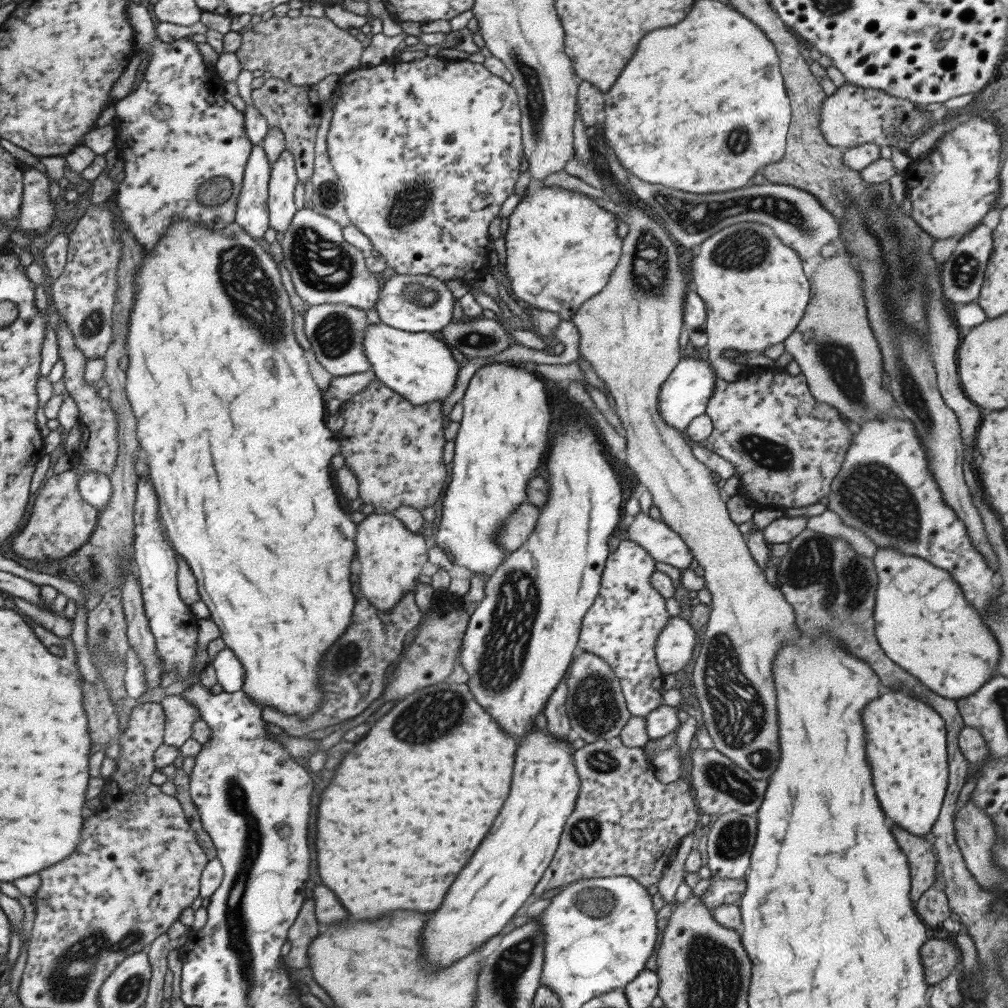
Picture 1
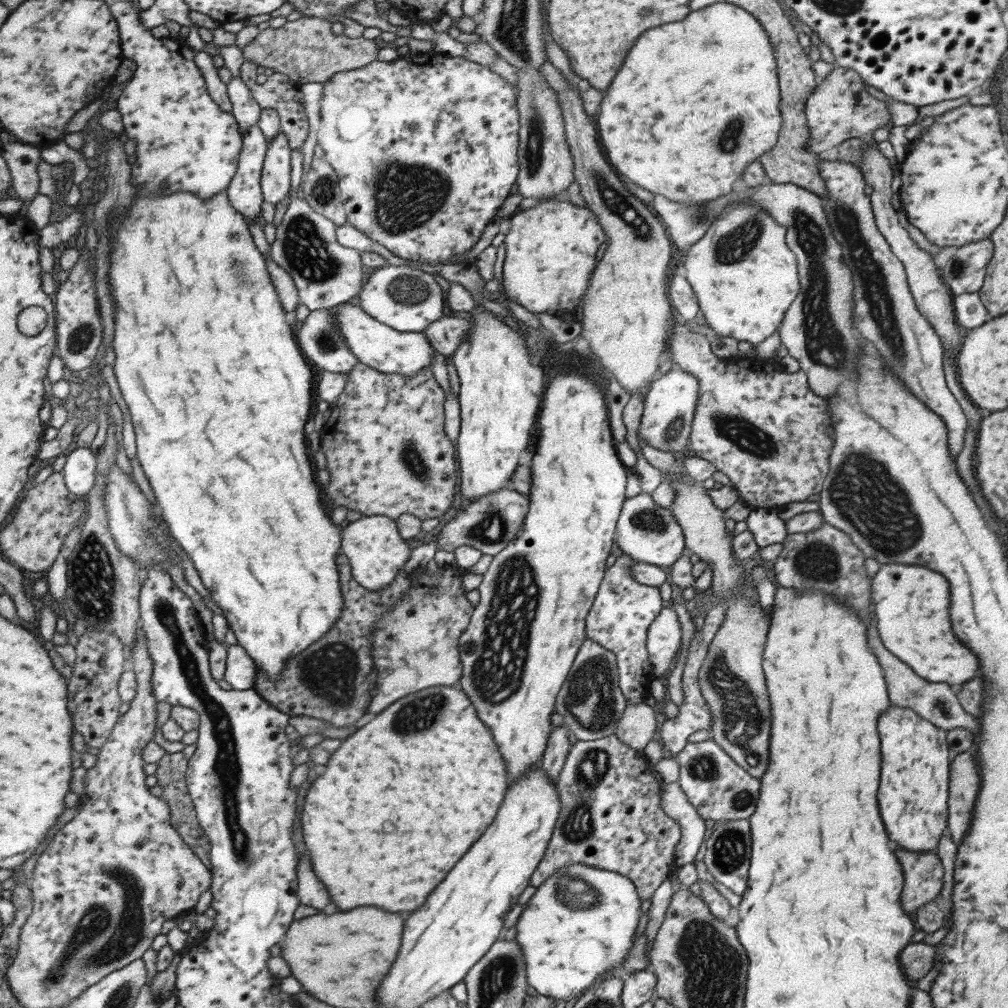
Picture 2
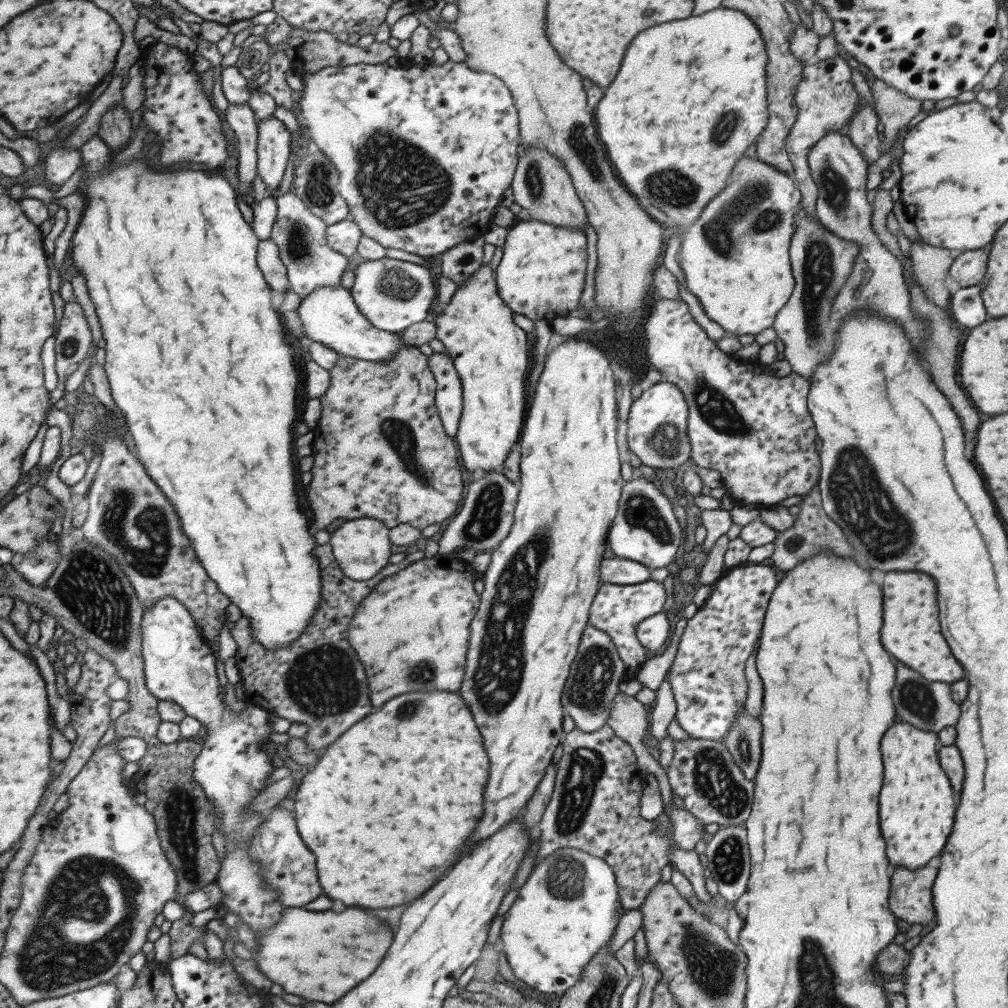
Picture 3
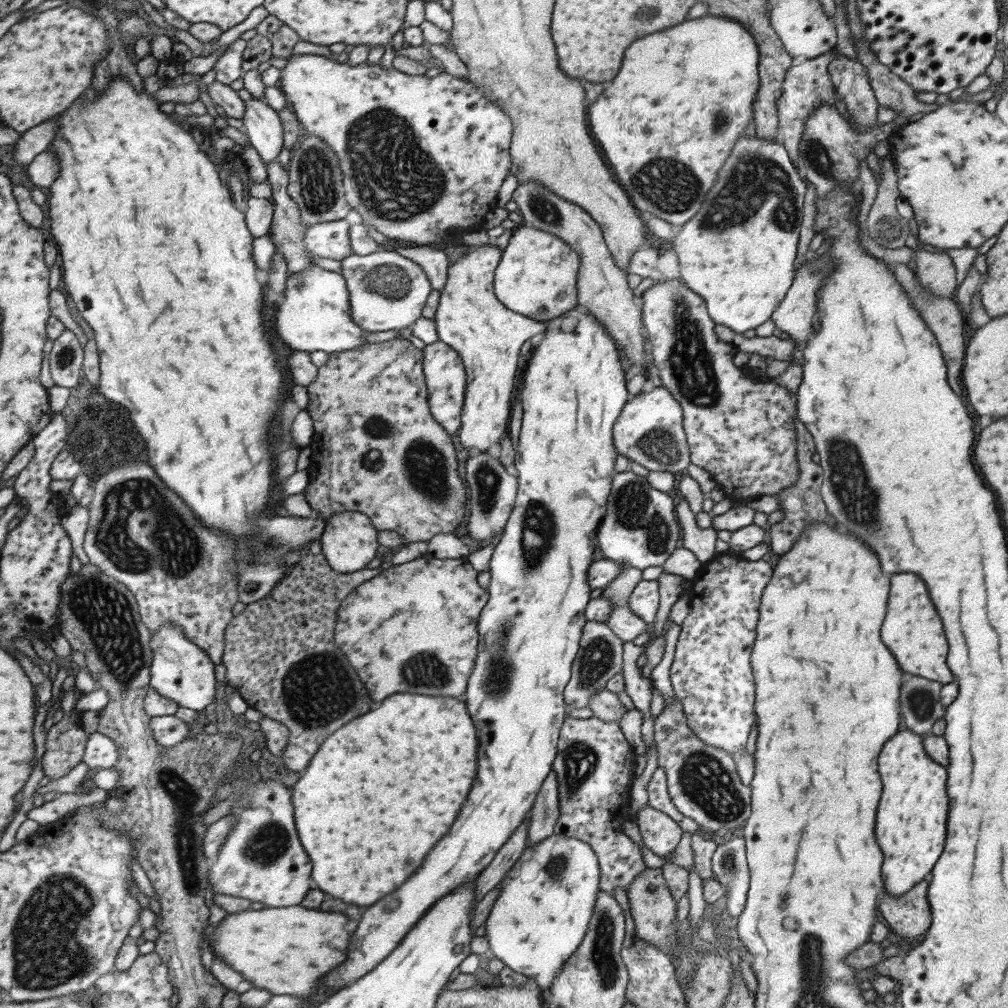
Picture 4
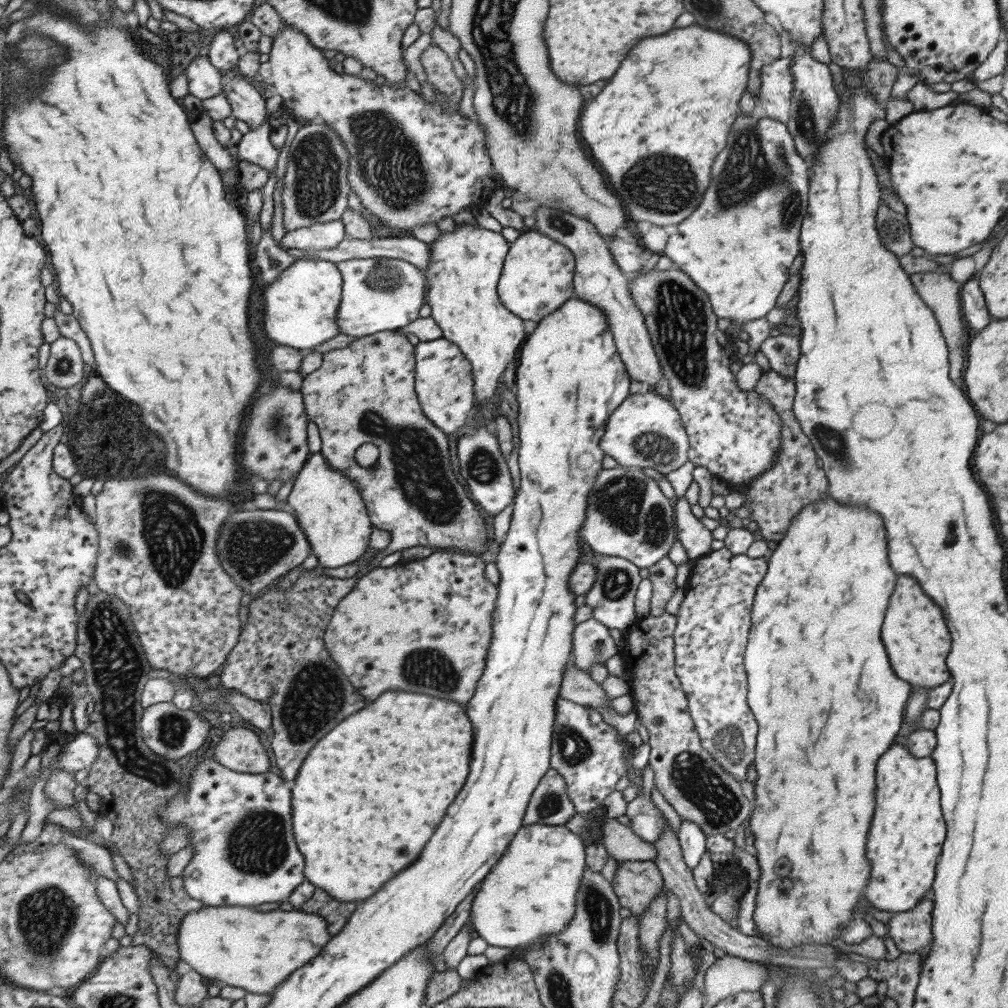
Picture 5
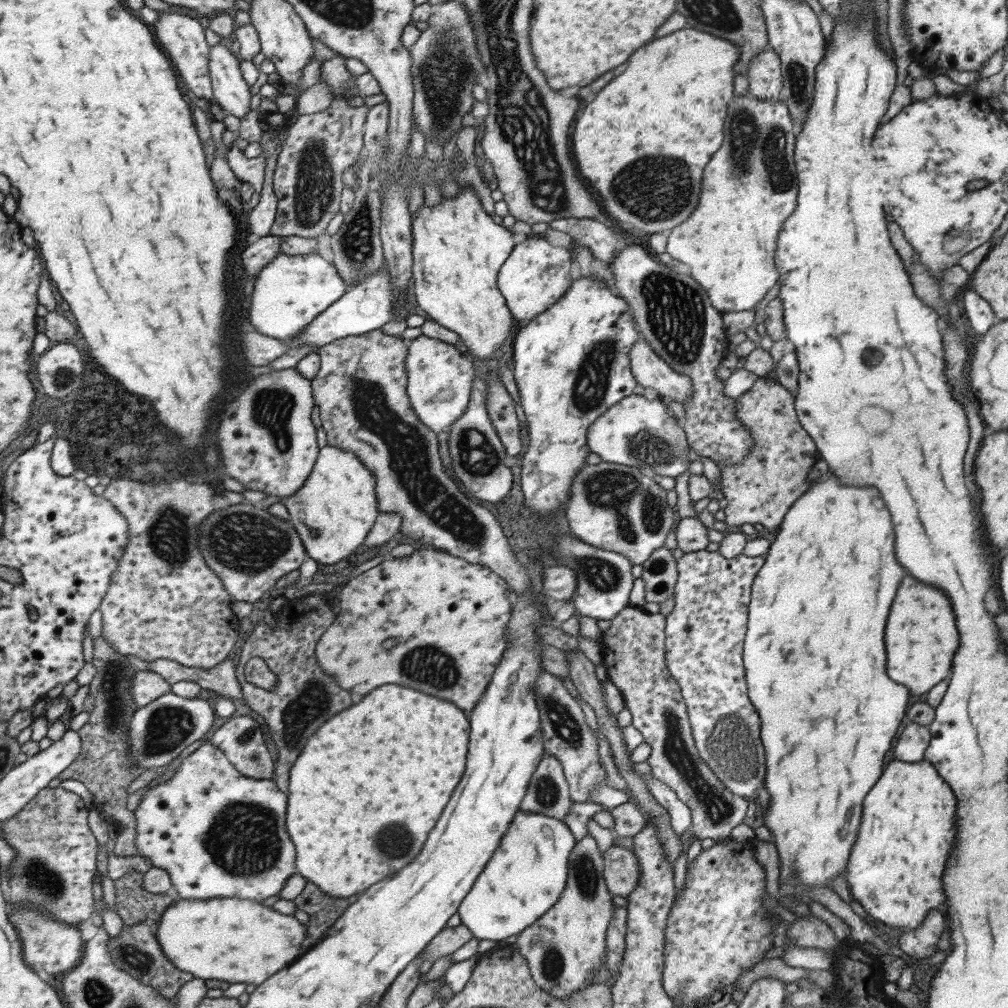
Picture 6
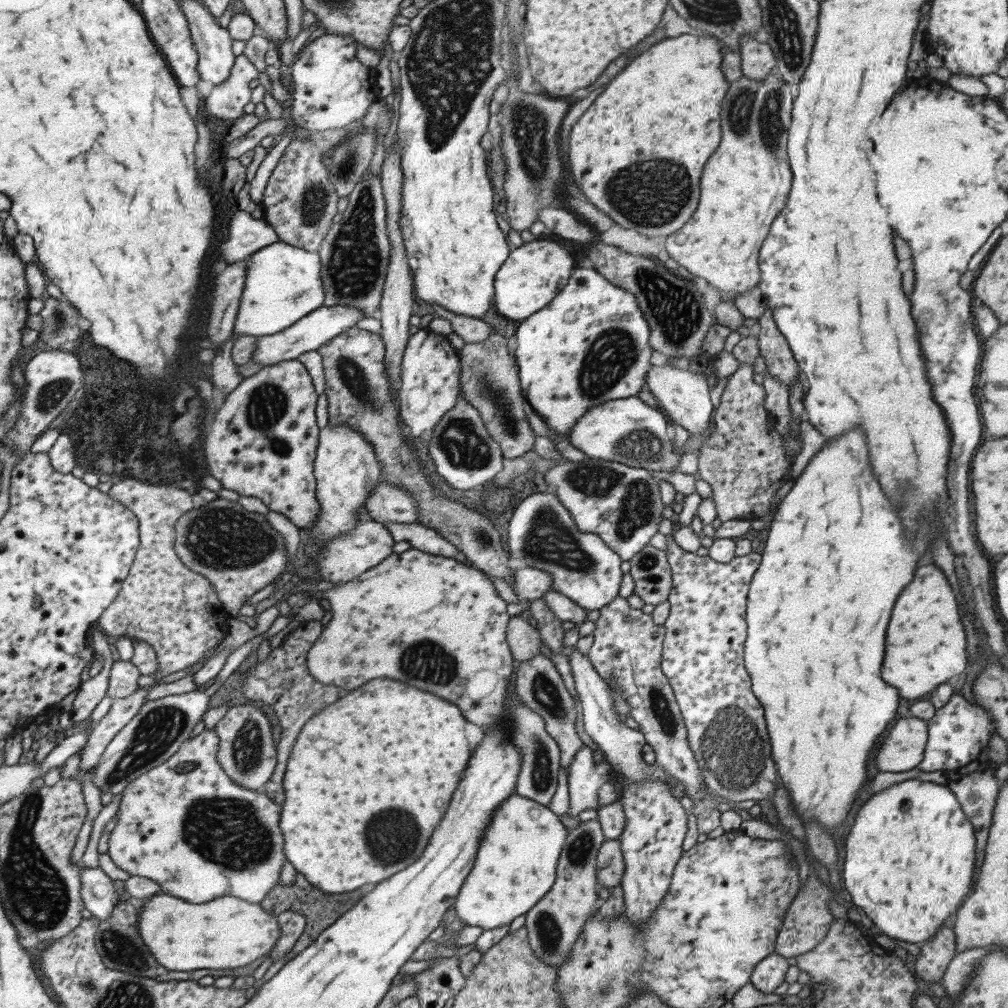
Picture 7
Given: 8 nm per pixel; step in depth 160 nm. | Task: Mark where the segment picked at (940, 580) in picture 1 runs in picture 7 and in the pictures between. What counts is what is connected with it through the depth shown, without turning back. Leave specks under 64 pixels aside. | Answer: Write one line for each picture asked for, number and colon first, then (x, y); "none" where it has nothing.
2: (911, 602)
3: (910, 632)
4: (912, 631)
5: (910, 615)
6: (920, 627)
7: (924, 646)

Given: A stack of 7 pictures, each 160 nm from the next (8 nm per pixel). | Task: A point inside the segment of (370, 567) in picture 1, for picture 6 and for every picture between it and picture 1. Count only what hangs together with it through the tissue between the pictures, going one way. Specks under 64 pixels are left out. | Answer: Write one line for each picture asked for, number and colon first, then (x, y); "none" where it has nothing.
2: (375, 552)
3: (360, 547)
4: (348, 542)
5: (325, 503)
6: (334, 509)

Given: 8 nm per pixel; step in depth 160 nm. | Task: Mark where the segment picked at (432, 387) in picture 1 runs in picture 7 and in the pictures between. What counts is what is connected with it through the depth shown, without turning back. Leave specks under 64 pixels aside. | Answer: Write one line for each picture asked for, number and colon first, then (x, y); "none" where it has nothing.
2: (372, 343)
3: (328, 315)
4: (314, 315)
5: (300, 306)
6: (289, 292)
7: (281, 284)

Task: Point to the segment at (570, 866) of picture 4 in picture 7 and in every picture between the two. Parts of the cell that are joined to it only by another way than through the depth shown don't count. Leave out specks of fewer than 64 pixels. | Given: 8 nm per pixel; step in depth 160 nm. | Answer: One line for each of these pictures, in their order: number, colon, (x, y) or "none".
5: (529, 894)
6: (523, 878)
7: (514, 866)

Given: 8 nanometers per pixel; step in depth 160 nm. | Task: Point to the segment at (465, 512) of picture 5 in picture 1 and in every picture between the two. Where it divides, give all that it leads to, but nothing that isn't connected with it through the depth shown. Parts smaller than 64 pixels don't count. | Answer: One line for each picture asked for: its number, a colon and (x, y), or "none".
1: (394, 448)
2: (386, 452)
3: (371, 411)
4: (372, 400)

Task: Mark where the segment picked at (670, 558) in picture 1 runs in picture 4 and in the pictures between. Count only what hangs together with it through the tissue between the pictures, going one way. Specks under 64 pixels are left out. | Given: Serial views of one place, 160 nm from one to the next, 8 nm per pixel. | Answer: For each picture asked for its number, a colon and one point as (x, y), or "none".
2: (648, 534)
3: (644, 530)
4: (639, 529)

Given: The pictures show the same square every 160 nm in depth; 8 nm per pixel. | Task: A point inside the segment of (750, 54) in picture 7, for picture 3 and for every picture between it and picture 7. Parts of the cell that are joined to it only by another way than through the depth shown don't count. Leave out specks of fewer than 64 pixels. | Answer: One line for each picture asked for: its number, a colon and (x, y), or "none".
3: (824, 99)
4: (807, 84)
5: (774, 93)
6: (764, 77)

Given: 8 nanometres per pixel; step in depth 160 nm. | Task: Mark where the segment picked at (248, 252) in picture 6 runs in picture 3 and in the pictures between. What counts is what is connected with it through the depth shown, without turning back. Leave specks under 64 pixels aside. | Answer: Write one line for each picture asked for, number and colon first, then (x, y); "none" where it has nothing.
3: (342, 237)
4: (331, 240)
5: (316, 237)

